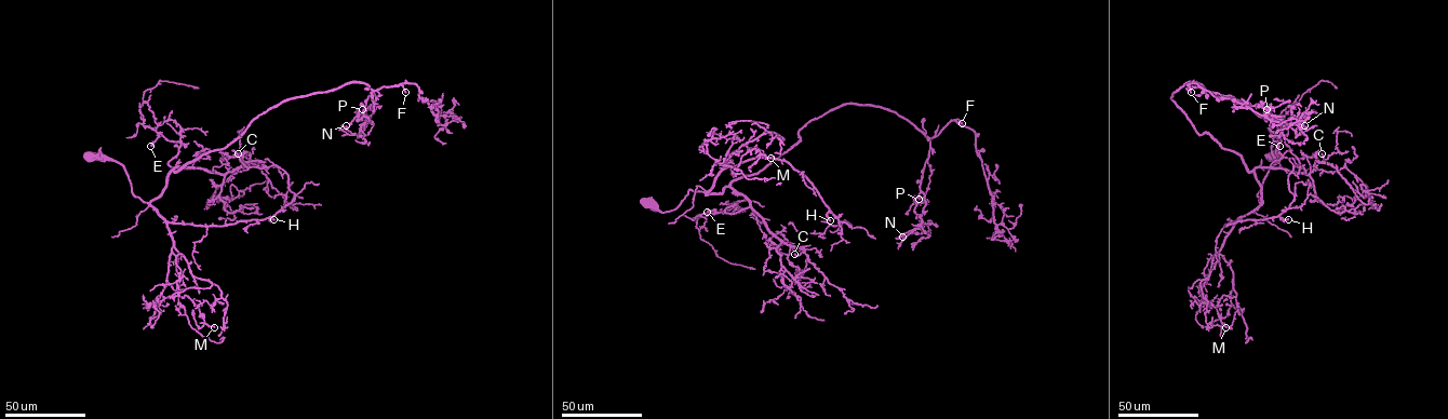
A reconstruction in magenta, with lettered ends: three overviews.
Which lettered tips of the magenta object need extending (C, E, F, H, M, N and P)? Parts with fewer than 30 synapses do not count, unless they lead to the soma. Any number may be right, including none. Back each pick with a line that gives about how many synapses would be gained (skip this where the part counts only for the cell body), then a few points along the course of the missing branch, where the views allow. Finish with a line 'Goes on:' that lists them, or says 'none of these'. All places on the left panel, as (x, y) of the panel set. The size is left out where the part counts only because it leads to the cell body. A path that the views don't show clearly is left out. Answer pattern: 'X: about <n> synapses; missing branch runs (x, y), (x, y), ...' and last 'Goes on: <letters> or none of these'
F: about 70 synapses; missing branch runs (405, 92), (458, 85)
Goes on: F

